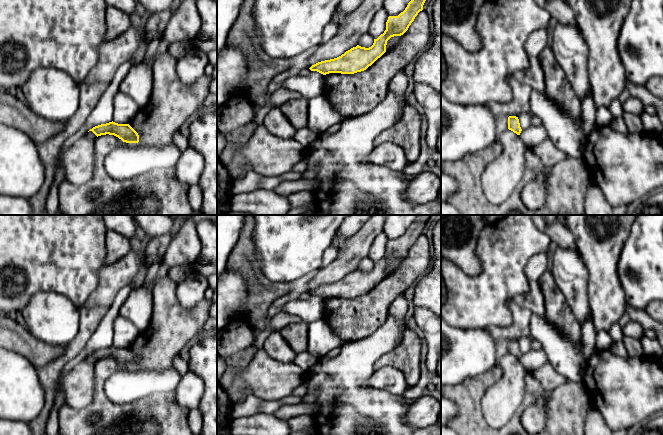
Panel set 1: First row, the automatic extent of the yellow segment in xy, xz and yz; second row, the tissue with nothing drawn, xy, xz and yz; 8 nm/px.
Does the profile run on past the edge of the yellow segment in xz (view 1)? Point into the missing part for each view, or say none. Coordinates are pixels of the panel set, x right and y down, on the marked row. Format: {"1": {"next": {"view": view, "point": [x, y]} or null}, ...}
{"1": {"next": null}}

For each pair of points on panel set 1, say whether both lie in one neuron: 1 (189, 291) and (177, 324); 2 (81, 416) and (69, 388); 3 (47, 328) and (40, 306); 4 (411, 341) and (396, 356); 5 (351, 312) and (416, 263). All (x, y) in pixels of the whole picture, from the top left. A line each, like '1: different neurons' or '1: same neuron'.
1: different neurons
2: different neurons
3: same neuron
4: same neuron
5: same neuron

